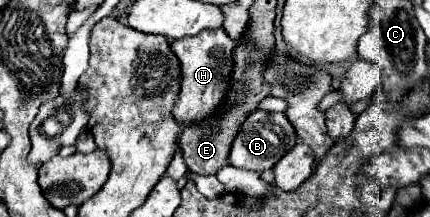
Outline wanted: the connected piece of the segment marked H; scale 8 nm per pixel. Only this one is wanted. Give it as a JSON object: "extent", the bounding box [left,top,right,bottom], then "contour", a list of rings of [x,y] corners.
{"extent":[171,28,233,122],"contour":[[[223,28],[217,30],[201,30],[197,36],[183,36],[171,42],[171,50],[177,54],[183,70],[183,82],[181,92],[177,96],[173,116],[183,122],[199,122],[207,116],[211,116],[217,106],[223,102],[223,92],[227,90],[227,76],[231,72],[231,52],[233,52],[233,40],[229,40],[227,32]]]}

